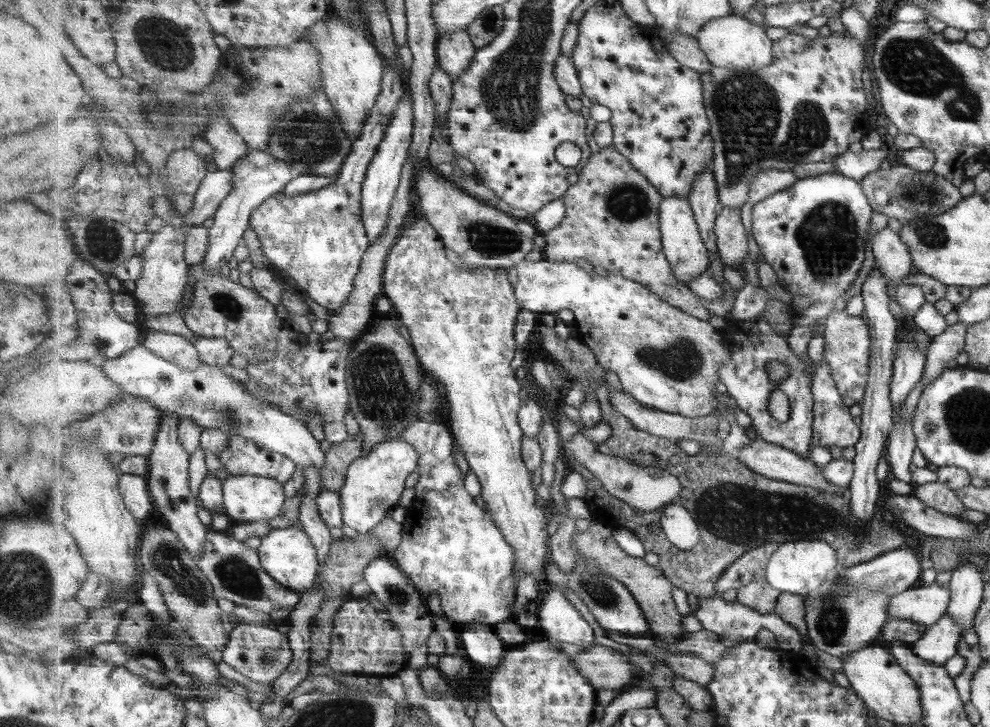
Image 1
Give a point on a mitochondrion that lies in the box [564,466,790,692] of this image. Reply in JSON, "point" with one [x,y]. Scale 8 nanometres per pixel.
{"point":[600,591]}

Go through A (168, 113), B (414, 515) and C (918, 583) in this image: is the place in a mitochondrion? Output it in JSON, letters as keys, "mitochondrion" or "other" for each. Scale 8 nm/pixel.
{"A":"mitochondrion","B":"other","C":"other"}

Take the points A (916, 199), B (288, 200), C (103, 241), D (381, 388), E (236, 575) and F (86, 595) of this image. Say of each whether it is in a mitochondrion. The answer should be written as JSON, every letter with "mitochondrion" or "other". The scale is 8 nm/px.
{"A":"mitochondrion","B":"other","C":"mitochondrion","D":"mitochondrion","E":"mitochondrion","F":"other"}

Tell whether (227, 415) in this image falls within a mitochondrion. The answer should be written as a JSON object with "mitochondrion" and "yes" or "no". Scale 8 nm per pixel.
{"mitochondrion":"yes"}

